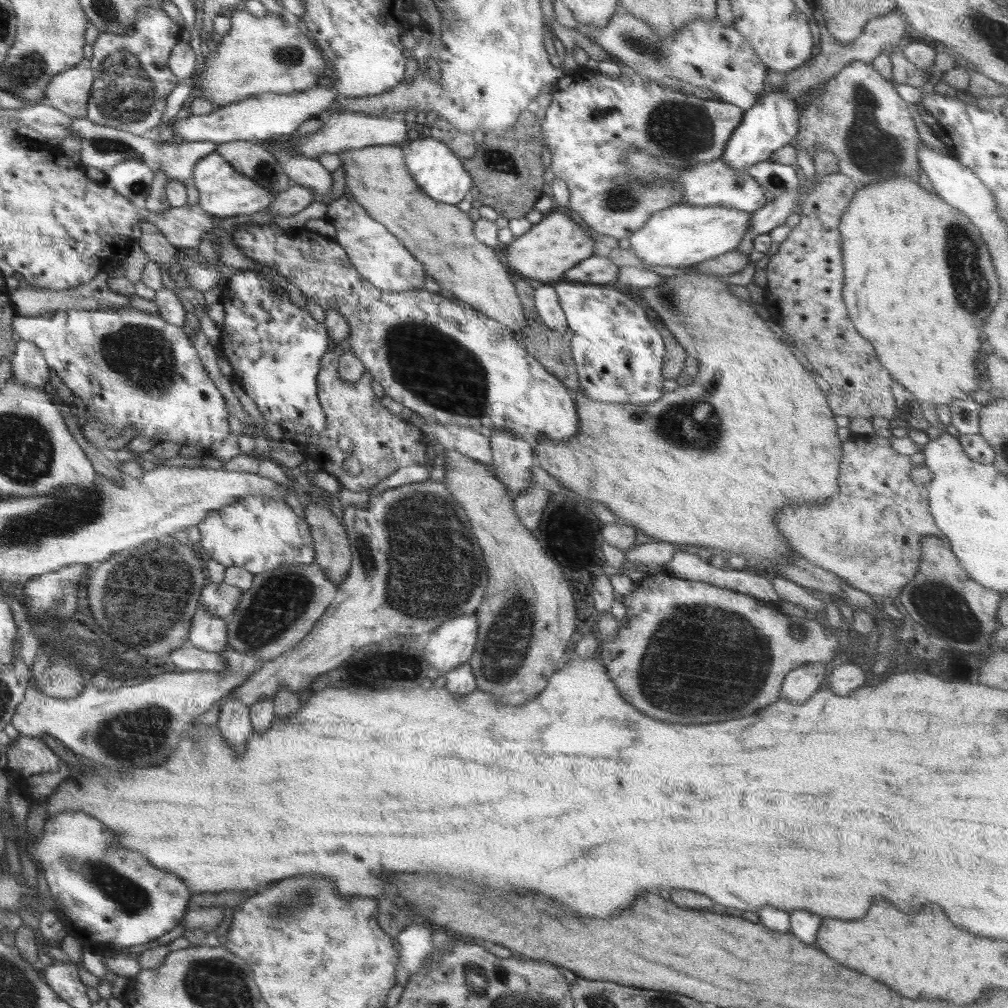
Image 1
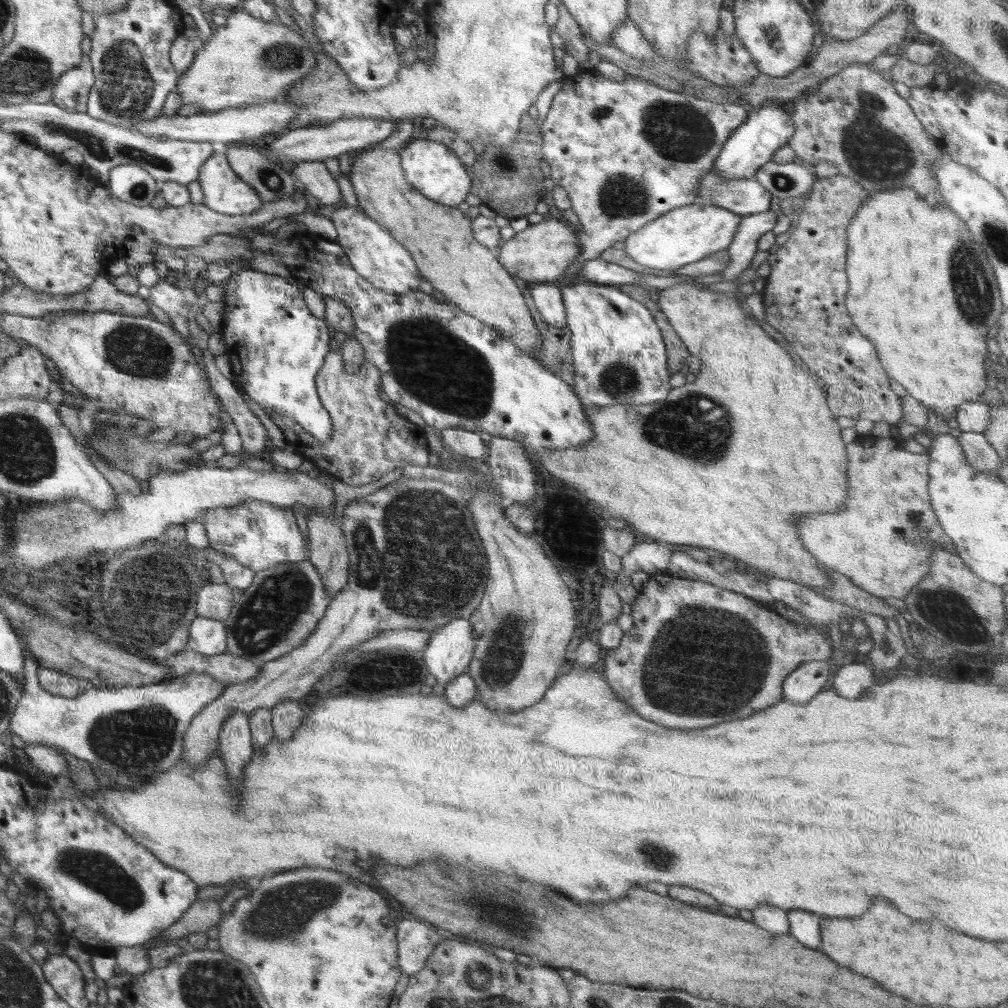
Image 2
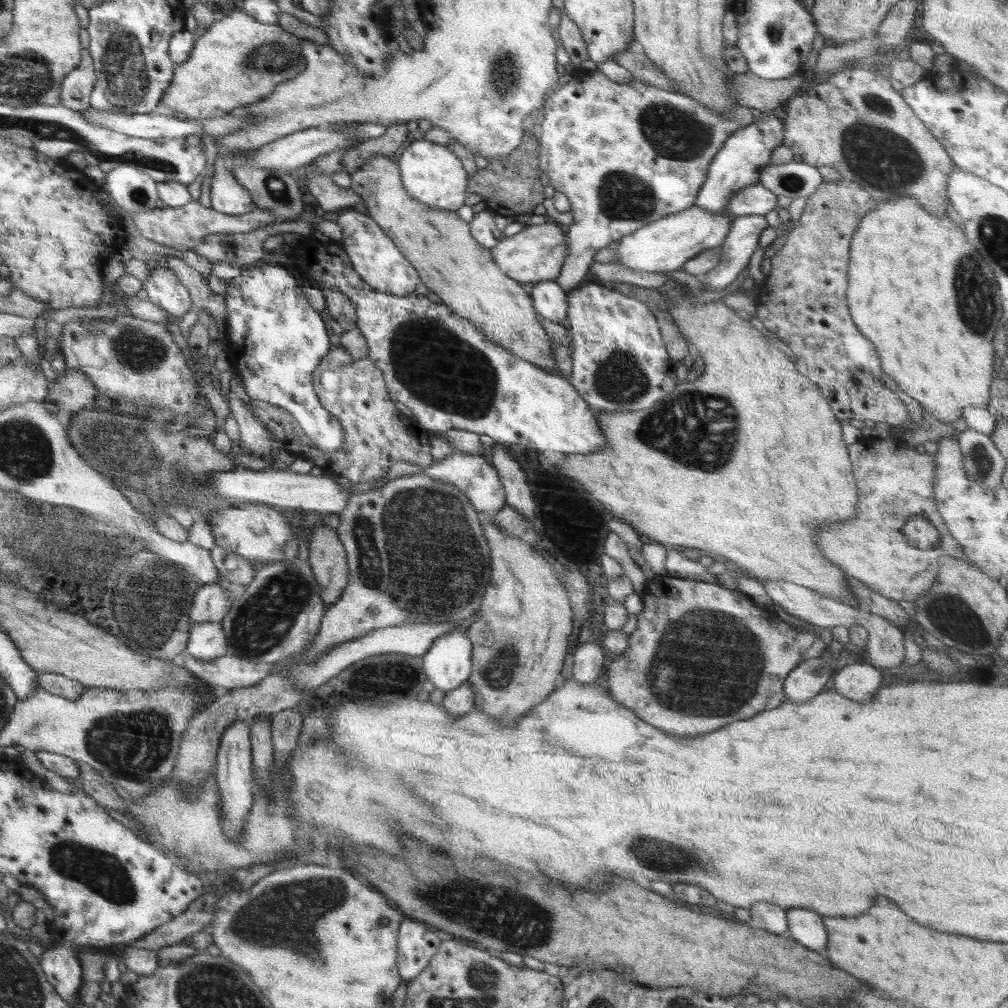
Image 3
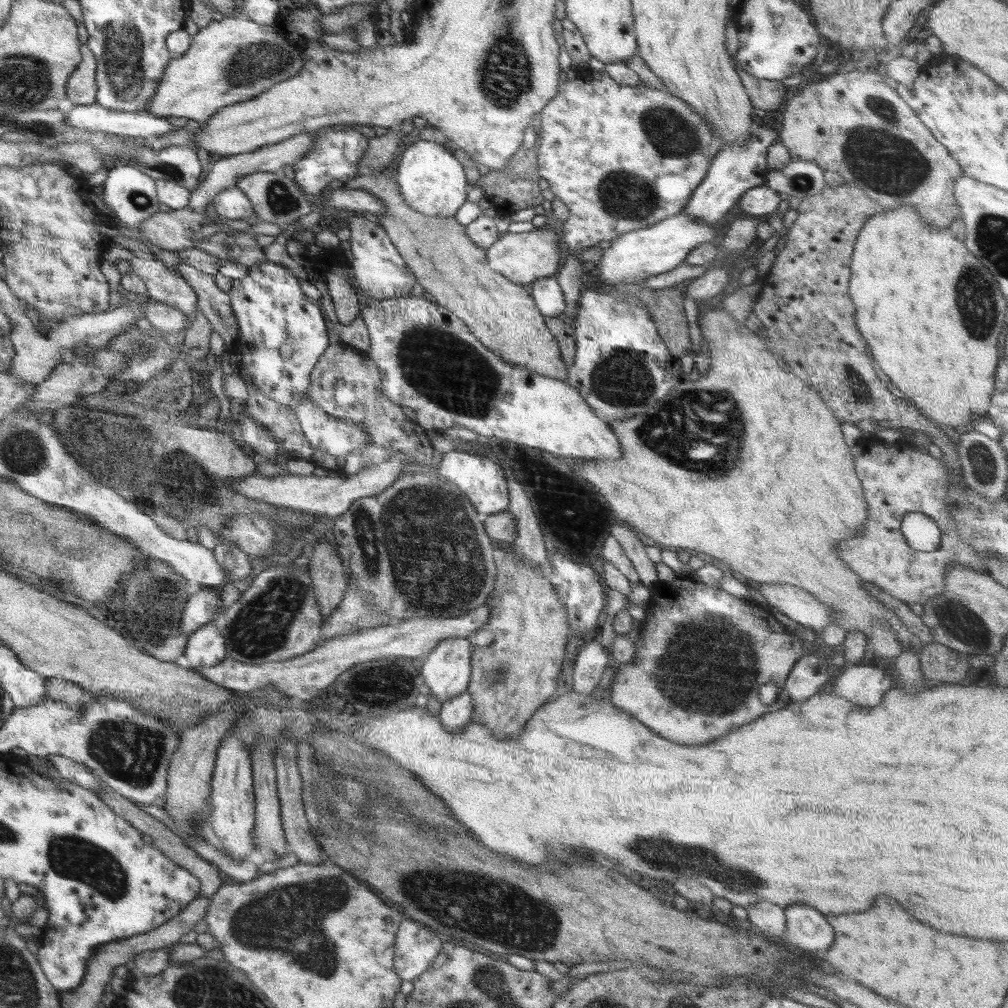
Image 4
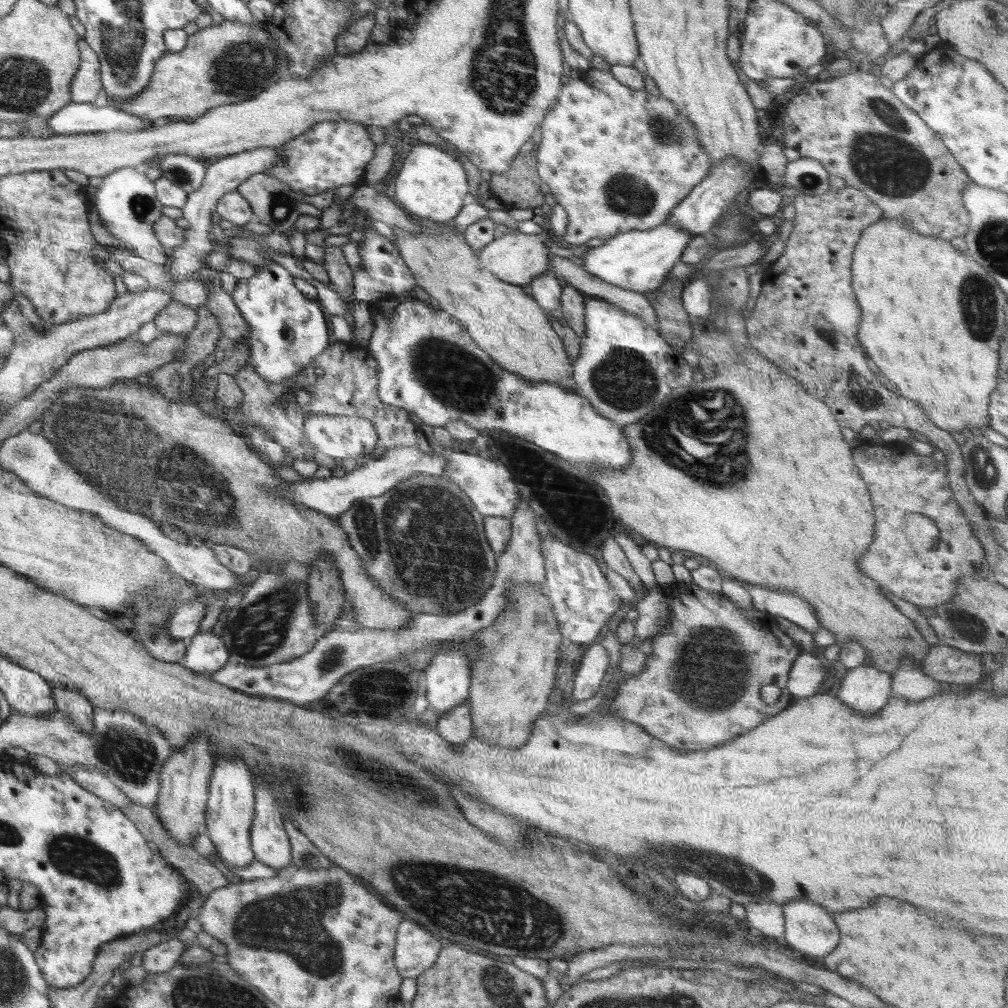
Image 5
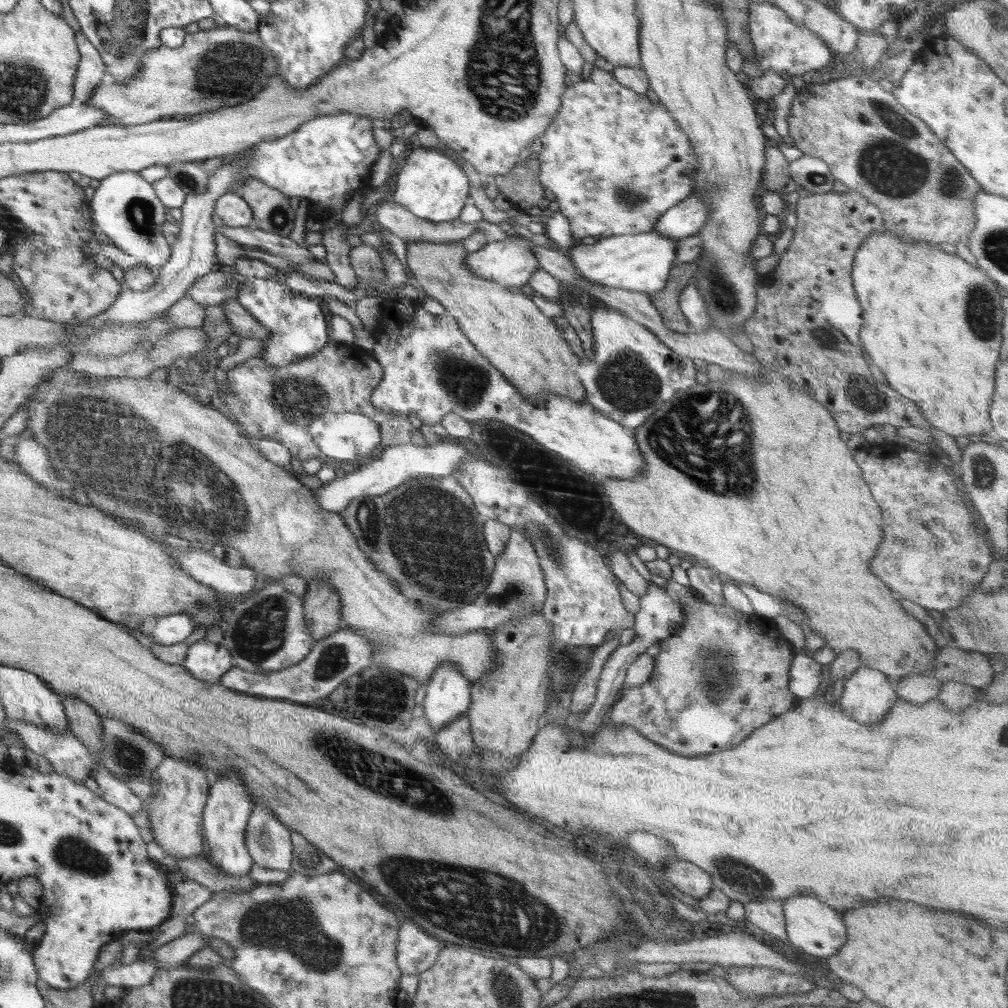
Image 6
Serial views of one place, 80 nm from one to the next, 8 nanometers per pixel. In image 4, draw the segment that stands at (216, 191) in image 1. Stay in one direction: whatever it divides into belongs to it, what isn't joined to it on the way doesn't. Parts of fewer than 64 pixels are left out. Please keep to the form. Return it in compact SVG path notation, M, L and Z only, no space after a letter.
M236 186L218 192L211 203L222 219L241 219L253 213L250 199Z

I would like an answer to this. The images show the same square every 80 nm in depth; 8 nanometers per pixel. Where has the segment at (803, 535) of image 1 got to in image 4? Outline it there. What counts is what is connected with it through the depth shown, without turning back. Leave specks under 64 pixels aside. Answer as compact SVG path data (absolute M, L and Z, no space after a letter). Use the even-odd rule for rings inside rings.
M860 441L854 448L851 448L856 474L864 488L864 500L868 502L868 520L864 522L866 526L859 537L854 537L852 540L846 540L840 544L838 556L860 578L876 584L878 588L884 589L890 596L906 603L924 603L945 589L944 579L951 566L964 565L981 573L988 571L983 558L980 558L978 553L960 538L954 518L948 516L951 511L951 500L947 495L949 467L946 461L932 458L923 451L914 452L910 448L900 450L900 452L896 451L896 446L885 442L869 445ZM908 512L923 512L935 521L938 529L942 530L942 548L937 548L934 552L918 552L906 542L901 531L901 524Z

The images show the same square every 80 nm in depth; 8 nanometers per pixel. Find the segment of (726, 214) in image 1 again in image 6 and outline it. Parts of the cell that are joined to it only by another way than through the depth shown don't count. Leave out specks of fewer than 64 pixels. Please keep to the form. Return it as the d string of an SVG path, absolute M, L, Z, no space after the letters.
M658 231L599 238L594 245L574 244L565 251L589 287L600 285L624 290L655 293L665 287L676 263L677 240Z

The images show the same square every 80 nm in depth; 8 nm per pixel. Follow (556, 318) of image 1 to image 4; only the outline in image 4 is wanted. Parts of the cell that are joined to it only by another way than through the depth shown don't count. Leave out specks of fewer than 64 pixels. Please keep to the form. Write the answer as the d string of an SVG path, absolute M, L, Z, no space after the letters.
M557 277L540 278L532 283L532 298L544 317L558 317L566 312L566 303Z

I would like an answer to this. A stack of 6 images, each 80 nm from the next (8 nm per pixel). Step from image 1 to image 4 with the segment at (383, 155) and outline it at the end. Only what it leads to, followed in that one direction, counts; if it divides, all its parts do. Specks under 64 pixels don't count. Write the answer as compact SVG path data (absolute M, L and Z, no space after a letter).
M378 171L344 182L352 190L377 196L385 206L378 222L415 274L420 286L434 296L434 303L462 318L470 332L503 361L526 367L533 373L566 382L566 365L554 335L544 324L532 295L521 285L504 278L487 261L487 249L470 240L463 224L454 217L430 216L414 210L398 190L397 180Z

